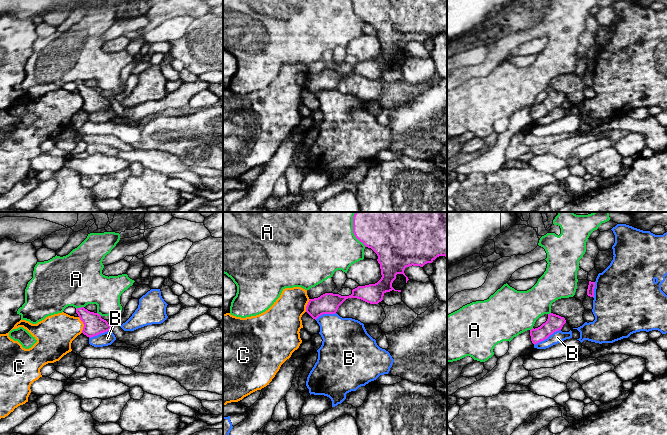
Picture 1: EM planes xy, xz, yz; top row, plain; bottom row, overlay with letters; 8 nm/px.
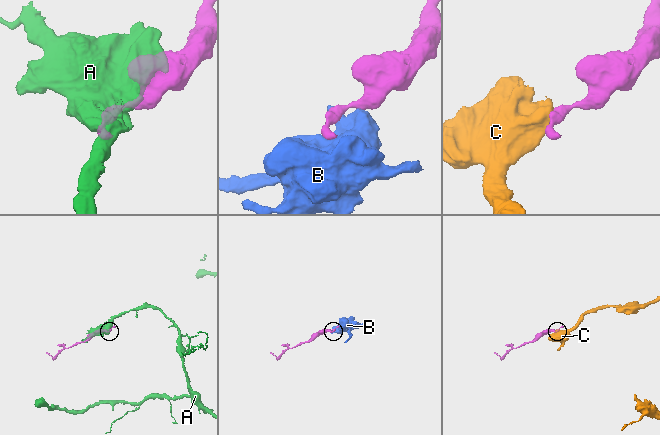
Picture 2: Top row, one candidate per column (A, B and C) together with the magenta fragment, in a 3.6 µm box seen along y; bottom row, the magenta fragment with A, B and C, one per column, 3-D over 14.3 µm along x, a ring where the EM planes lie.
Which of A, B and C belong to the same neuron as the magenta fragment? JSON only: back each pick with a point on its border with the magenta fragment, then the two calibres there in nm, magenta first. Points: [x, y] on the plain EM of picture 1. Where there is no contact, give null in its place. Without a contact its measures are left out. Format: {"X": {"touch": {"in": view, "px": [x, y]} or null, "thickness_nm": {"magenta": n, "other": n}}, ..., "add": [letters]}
{"add": []}

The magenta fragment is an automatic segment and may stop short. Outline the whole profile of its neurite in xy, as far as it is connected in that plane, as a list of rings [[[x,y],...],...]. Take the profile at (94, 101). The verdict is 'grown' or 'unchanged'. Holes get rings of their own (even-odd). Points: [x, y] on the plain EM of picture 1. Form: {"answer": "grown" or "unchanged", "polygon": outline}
{"answer": "unchanged", "polygon": [[[84,83],[77,84],[76,89],[83,98],[84,103],[82,109],[91,114],[111,105],[108,98],[101,94],[98,89],[90,88]]]}

